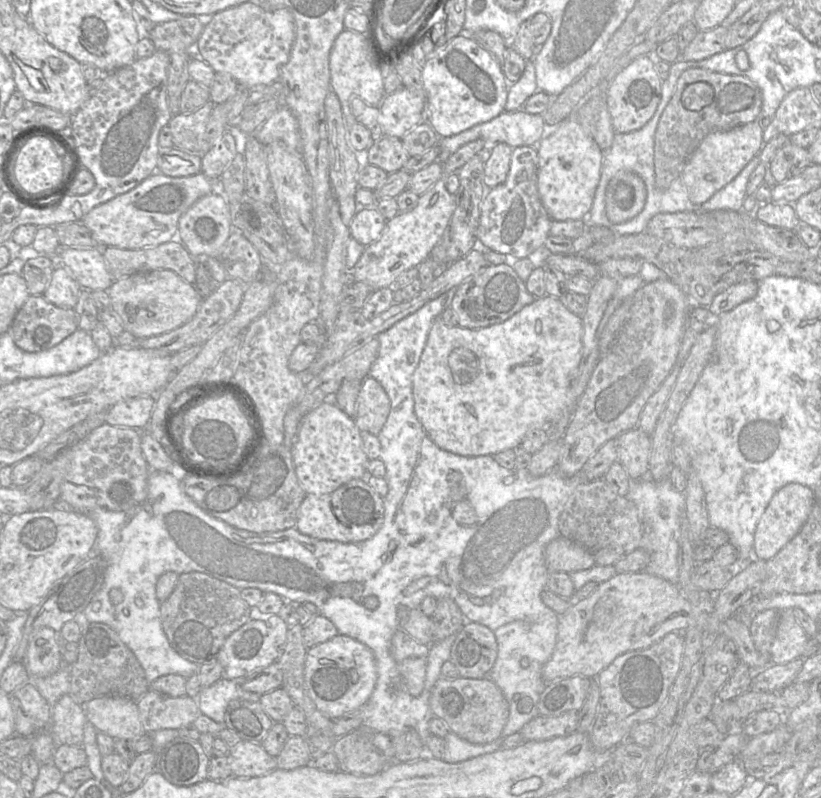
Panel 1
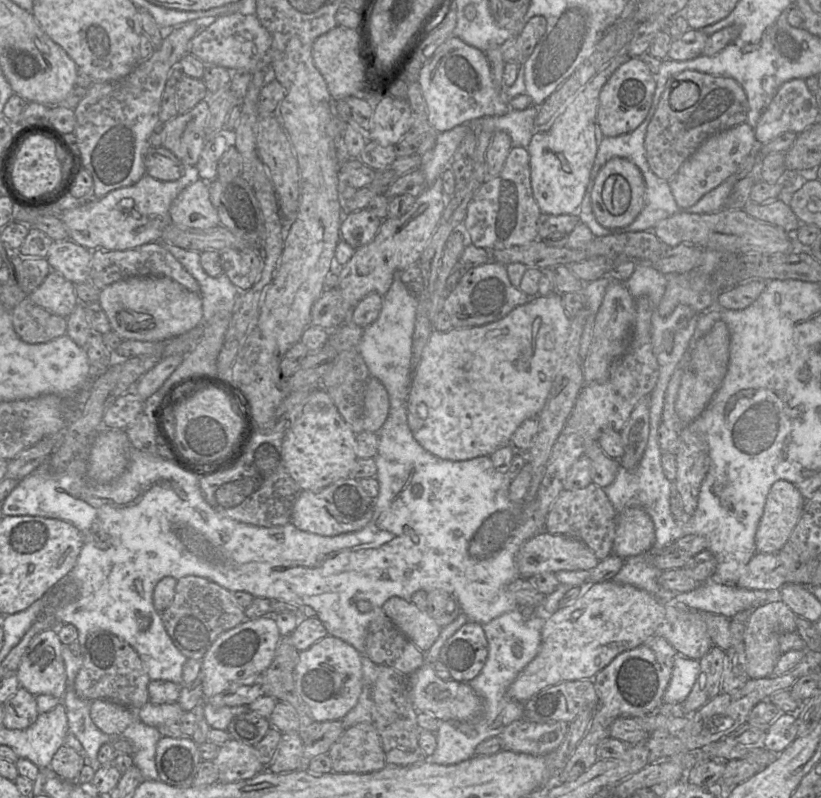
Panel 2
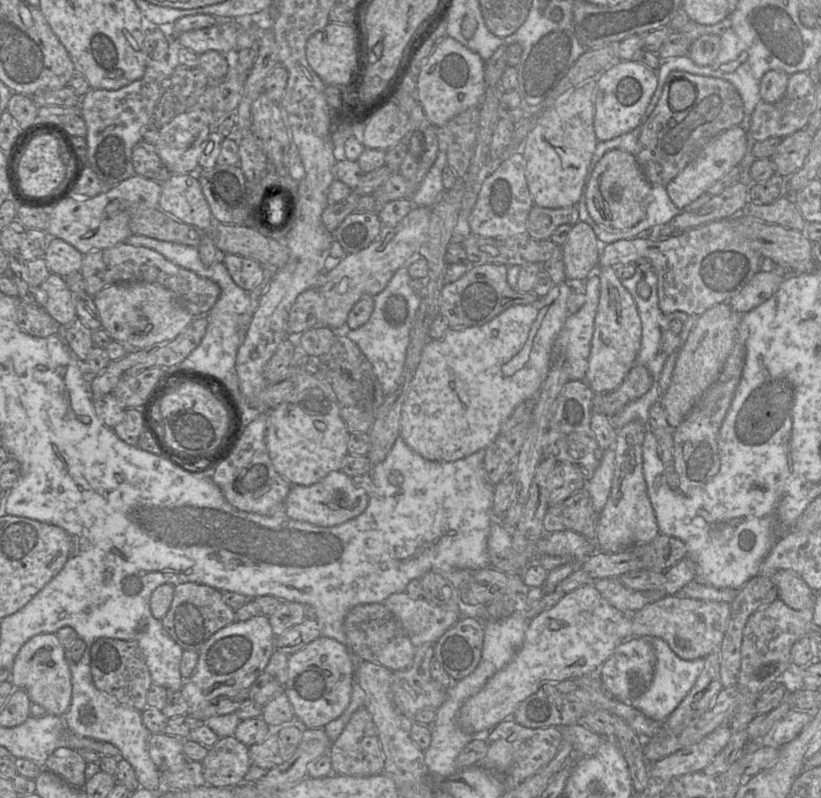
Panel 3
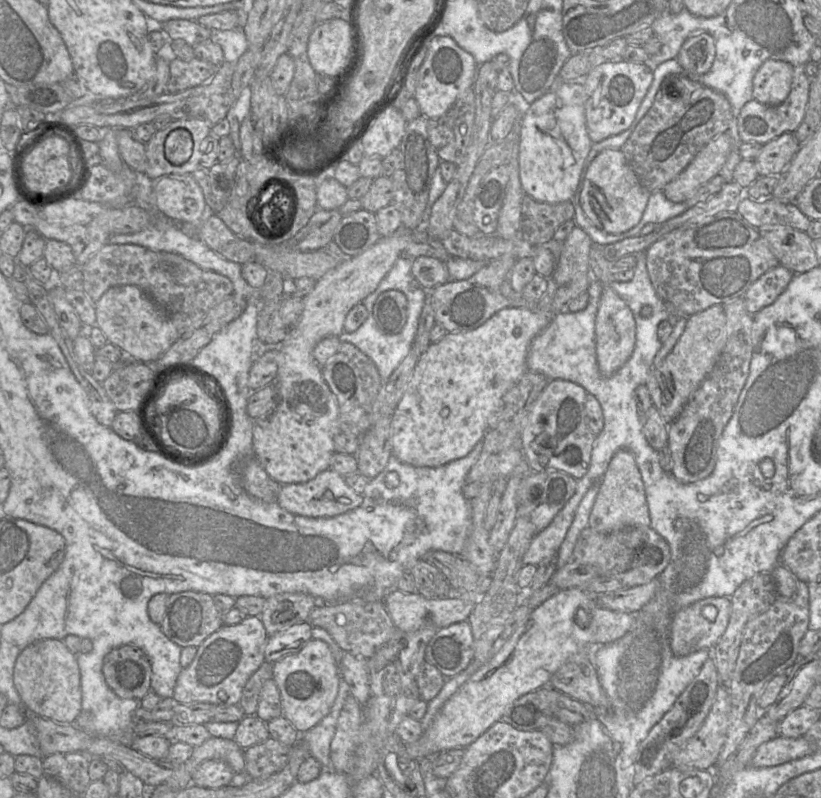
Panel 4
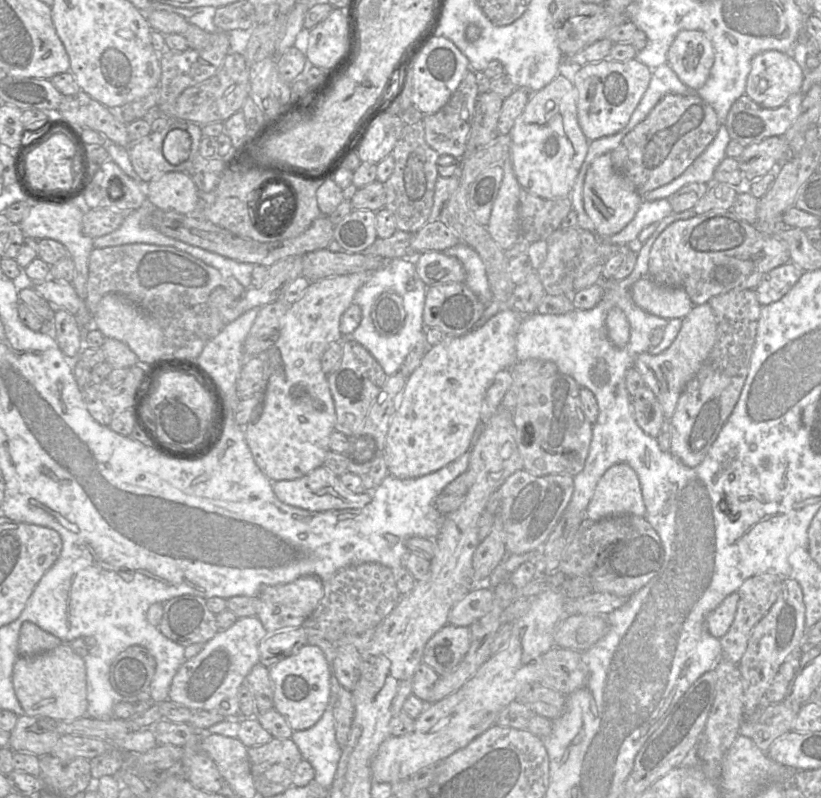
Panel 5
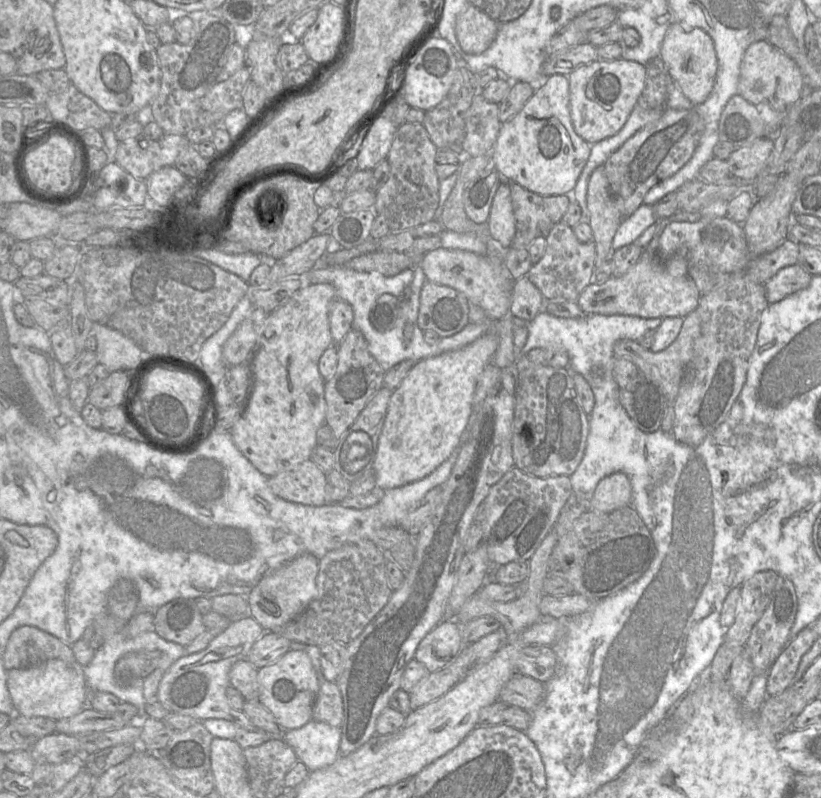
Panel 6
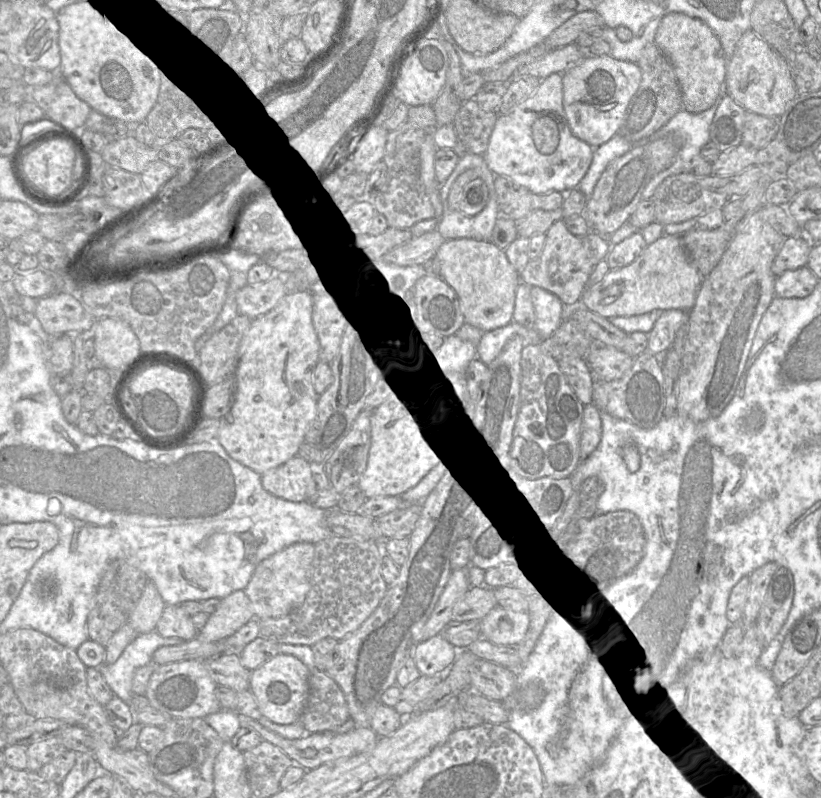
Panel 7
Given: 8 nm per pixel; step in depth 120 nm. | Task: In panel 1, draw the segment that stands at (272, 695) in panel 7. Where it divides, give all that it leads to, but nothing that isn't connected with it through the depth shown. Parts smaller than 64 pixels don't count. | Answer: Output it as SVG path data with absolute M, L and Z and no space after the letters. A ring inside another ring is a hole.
M338 633L332 639L307 650L304 679L308 694L317 708L335 720L367 702L377 680L376 659L367 645Z

